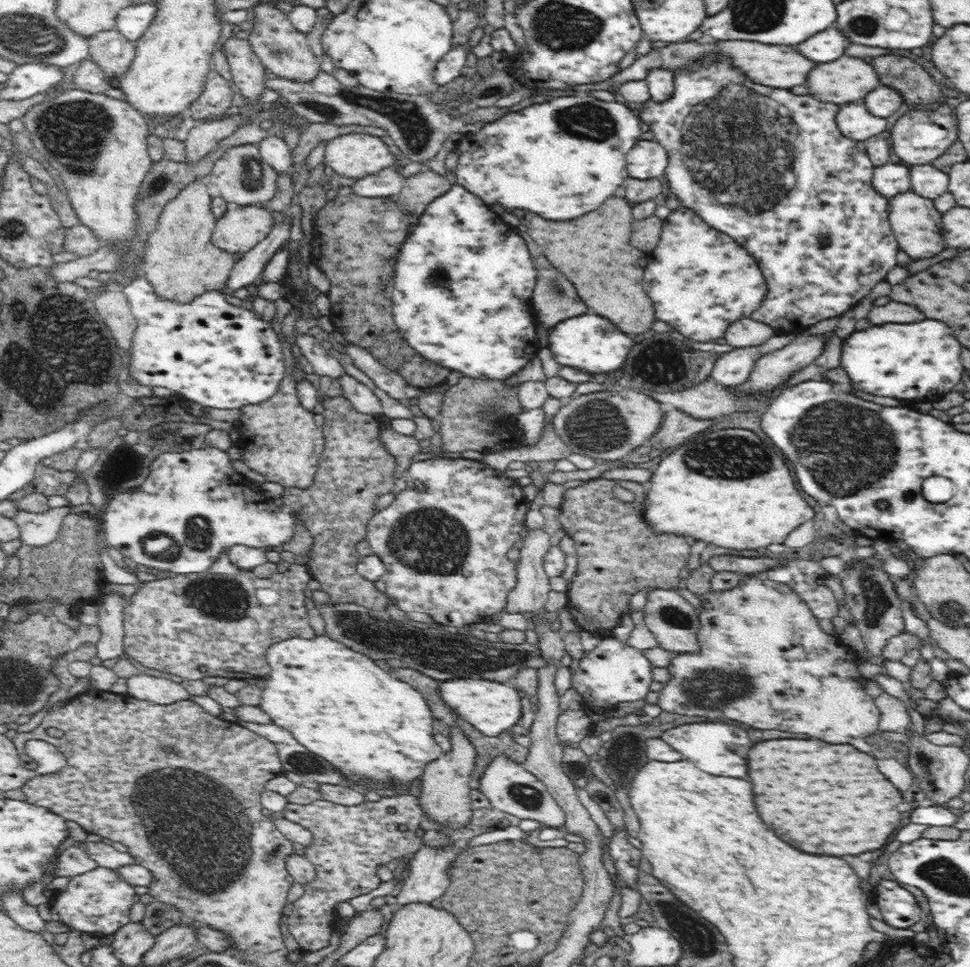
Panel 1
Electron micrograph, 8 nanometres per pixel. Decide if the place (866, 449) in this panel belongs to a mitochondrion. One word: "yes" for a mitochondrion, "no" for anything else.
yes

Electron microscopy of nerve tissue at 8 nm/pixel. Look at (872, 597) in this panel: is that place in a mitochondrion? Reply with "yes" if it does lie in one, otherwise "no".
yes

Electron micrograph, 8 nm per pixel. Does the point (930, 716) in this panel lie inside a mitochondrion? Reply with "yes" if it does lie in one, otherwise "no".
no

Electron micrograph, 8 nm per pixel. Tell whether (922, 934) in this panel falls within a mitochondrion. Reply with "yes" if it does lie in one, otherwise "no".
no

